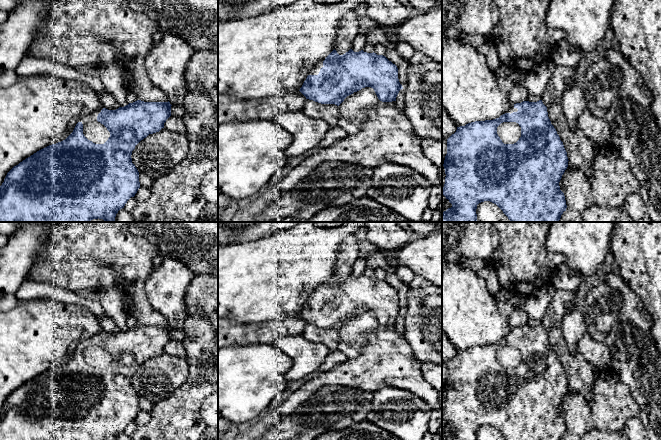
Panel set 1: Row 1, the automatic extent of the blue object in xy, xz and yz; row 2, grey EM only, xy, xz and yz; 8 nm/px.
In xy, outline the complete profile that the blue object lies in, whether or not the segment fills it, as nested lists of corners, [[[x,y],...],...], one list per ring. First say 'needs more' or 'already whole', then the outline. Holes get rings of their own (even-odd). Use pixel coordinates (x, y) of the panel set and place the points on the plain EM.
needs more | [[[137,324],[116,334],[103,332],[82,341],[65,364],[37,375],[7,397],[0,410],[0,440],[116,440],[140,412],[132,375],[149,358],[164,352],[171,330],[169,325]]]

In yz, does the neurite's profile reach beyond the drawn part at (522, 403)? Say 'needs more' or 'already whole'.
needs more

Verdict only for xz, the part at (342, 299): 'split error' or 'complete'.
split error

